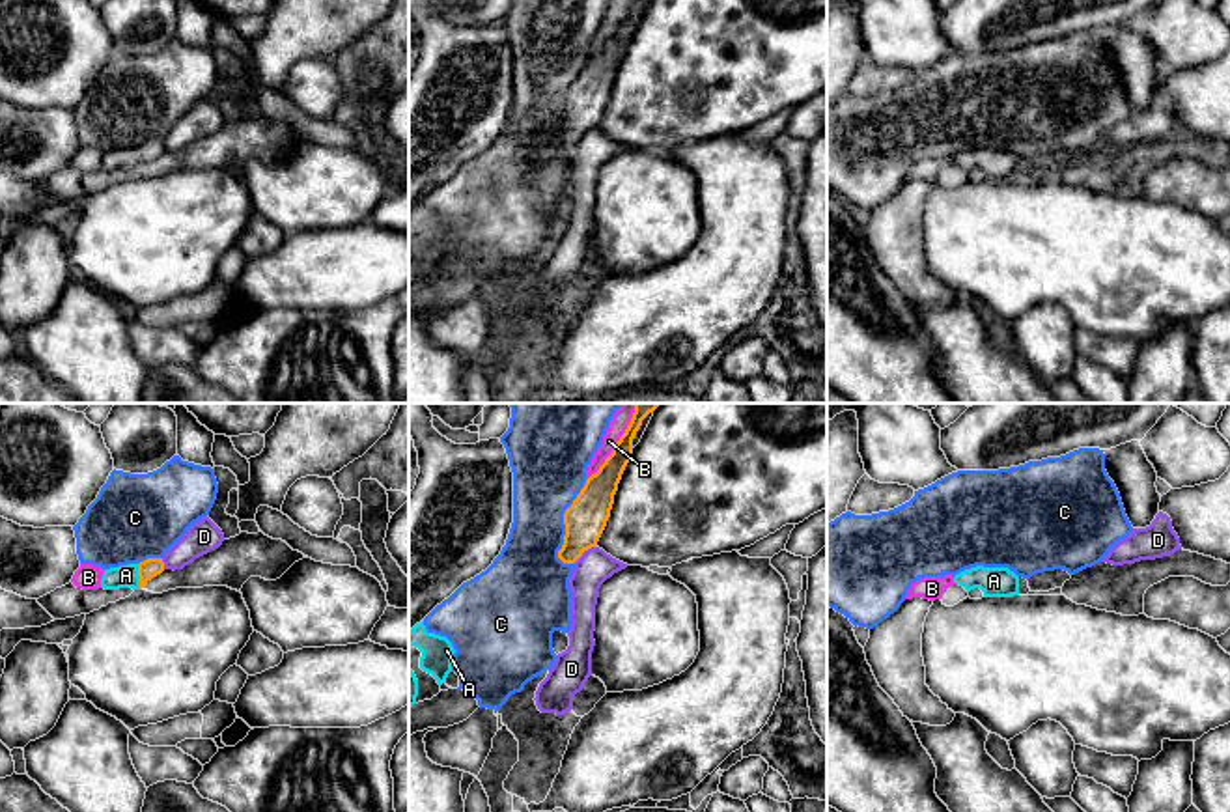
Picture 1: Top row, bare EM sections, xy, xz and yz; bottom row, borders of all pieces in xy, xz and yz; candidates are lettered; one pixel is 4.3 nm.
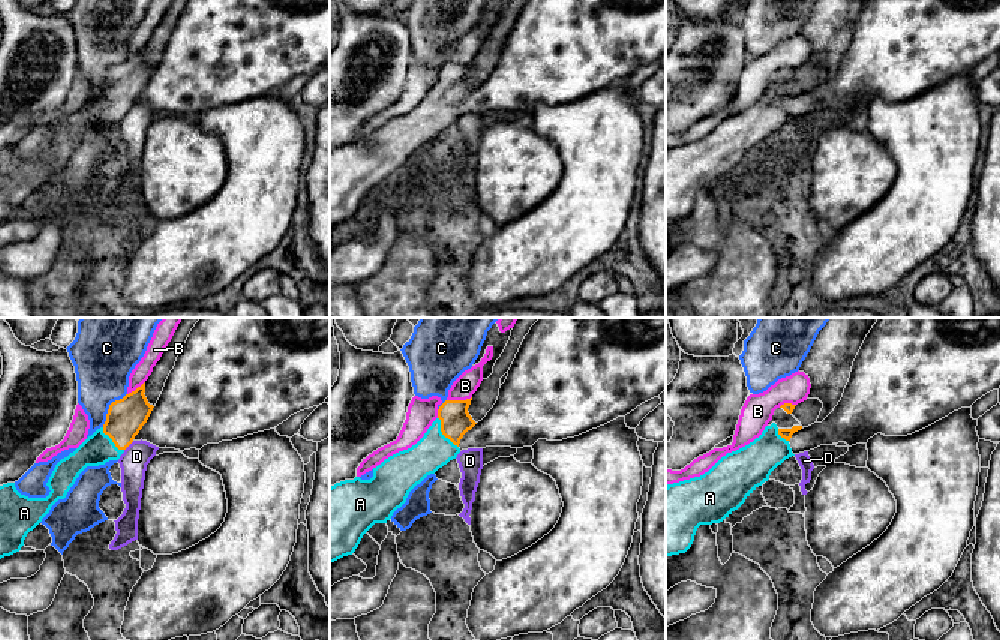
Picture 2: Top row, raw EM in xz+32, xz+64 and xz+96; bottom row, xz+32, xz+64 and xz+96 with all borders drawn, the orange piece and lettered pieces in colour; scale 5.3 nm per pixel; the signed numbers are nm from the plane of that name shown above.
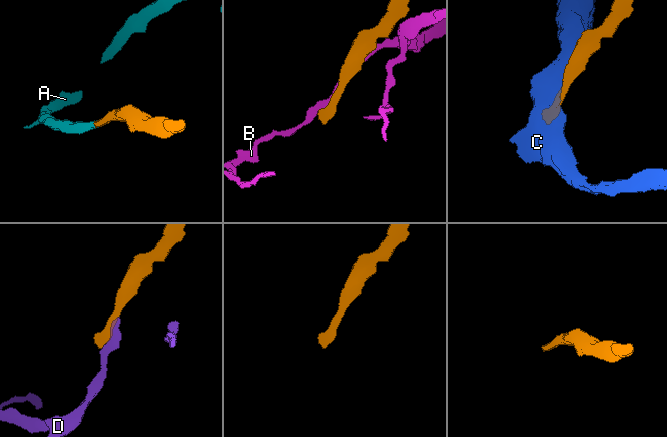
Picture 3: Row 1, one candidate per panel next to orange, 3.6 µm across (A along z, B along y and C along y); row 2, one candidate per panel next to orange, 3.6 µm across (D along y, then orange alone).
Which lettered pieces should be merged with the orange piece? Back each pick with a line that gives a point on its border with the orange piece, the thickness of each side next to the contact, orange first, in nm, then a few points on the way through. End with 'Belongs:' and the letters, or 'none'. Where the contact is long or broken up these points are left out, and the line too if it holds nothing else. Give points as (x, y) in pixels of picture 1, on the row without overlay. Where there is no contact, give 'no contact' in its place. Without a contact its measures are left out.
A: xy (139, 157) | 90/100 nm | across xy (150, 150), (139, 157), (125, 157)
Belongs: A

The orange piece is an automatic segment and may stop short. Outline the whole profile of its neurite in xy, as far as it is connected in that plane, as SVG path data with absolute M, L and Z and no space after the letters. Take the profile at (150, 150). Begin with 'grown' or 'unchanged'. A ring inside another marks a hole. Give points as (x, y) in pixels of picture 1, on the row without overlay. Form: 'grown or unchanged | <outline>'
grown | M147 140L140 146L127 146L119 149L105 151L101 161L101 170L119 172L119 170L144 170L153 159L164 153L162 140Z

